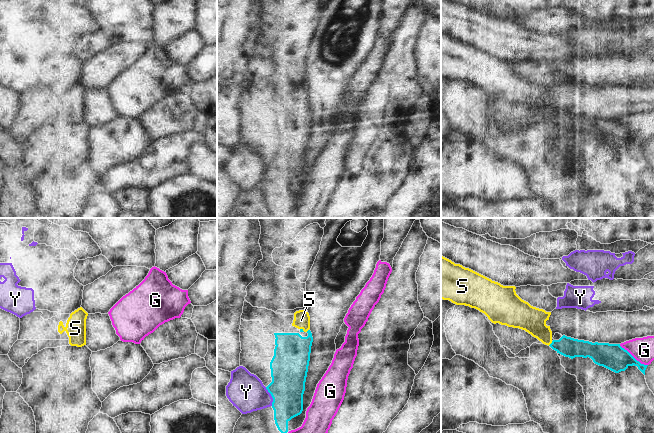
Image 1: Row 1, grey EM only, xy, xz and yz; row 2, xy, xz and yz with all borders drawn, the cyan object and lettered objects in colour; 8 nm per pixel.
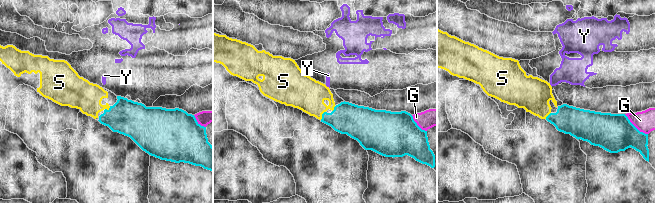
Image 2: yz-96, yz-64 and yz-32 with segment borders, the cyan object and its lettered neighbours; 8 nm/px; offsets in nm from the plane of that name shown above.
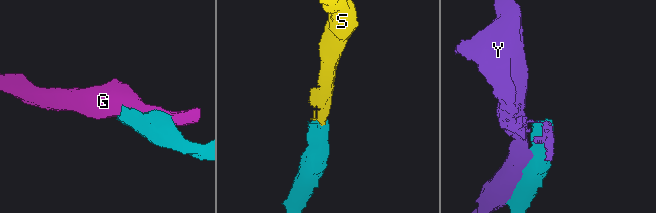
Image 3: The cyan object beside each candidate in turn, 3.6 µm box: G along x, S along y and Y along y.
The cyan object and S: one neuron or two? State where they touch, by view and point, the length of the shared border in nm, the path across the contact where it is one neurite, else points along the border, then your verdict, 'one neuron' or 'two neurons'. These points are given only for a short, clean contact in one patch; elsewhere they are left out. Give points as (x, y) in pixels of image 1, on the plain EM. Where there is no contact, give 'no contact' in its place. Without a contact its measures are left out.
meets cyan in yz at (551, 119); contact 50 nm long; runs through yz (569, 123), (551, 119), (533, 96); one neuron

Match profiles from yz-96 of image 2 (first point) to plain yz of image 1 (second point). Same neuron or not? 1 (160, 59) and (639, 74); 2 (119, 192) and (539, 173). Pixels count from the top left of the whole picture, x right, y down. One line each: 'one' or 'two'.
1: one
2: one

